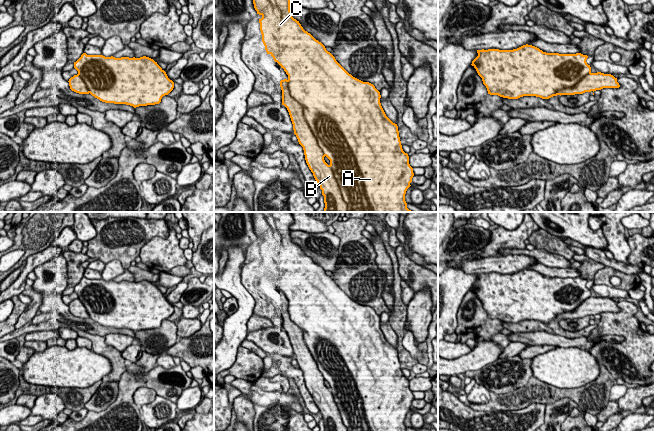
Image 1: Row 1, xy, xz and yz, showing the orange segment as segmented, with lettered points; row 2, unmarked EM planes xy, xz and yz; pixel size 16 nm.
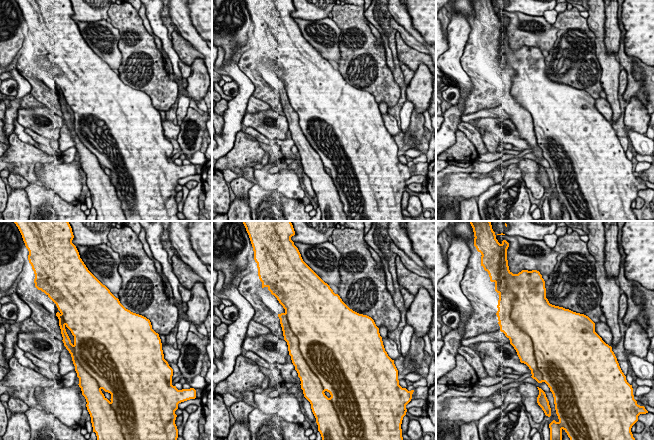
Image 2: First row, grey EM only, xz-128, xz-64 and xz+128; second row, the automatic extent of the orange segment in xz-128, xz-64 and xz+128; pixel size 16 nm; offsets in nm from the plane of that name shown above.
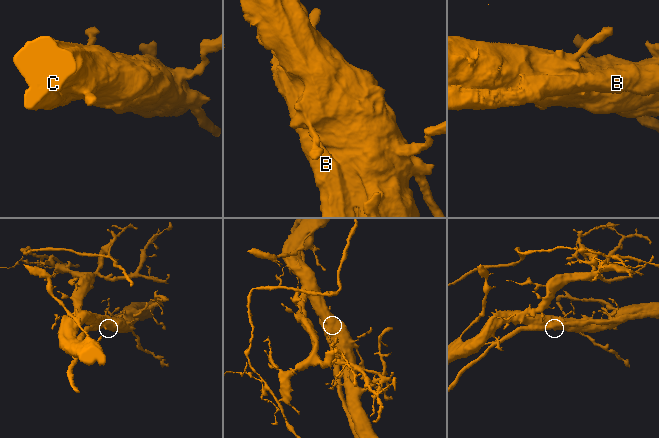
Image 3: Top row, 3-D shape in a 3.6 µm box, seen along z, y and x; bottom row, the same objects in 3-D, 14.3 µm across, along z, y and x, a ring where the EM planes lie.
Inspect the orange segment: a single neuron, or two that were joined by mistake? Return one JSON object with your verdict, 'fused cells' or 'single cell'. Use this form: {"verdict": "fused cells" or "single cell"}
{"verdict": "fused cells"}

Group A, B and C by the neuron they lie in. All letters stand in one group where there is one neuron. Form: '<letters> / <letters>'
A C / B

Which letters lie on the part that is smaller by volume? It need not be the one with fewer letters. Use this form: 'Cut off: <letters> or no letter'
Cut off: B

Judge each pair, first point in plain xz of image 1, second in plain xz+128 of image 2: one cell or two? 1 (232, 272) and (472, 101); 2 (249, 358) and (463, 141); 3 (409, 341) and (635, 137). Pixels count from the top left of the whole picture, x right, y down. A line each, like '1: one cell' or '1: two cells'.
1: two cells
2: one cell
3: one cell

